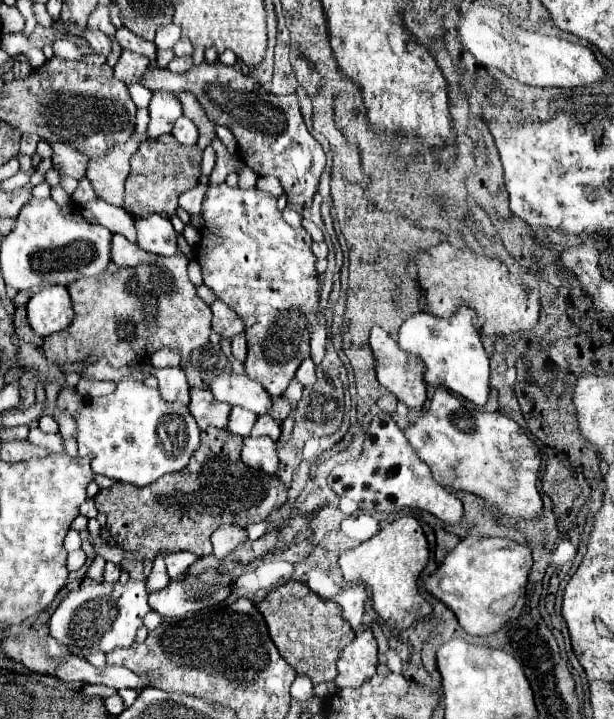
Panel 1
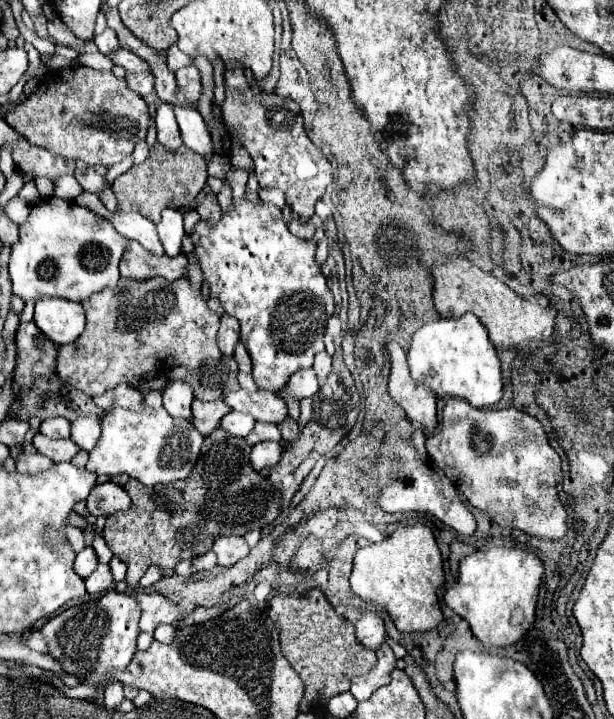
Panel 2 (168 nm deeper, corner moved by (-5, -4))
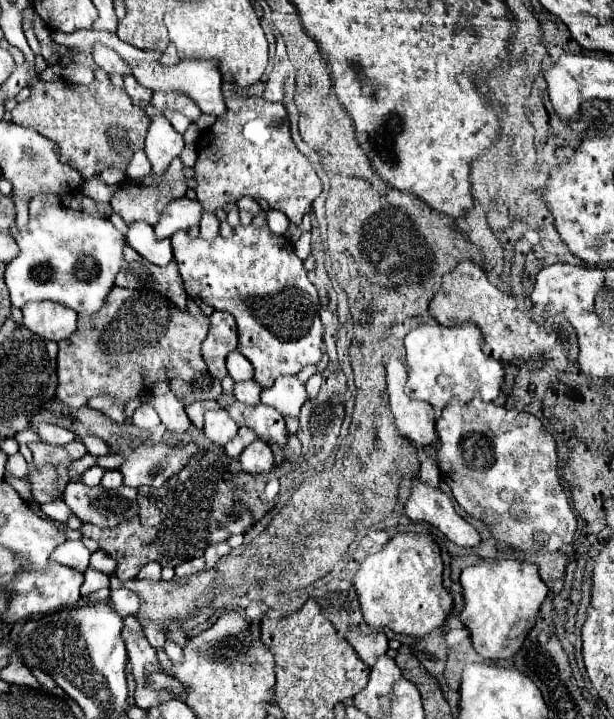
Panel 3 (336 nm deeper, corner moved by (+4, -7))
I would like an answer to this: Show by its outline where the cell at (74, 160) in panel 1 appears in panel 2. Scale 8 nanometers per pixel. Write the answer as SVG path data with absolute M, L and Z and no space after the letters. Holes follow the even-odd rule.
M77 162L75 178L83 186L83 190L101 194L103 188L109 186L107 180L105 180L105 172L107 172L105 166L87 166L85 162Z

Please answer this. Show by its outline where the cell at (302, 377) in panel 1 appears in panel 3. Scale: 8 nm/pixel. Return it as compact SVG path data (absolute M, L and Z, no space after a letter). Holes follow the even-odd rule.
M282 375L270 389L262 391L262 403L276 407L282 415L298 417L300 407L308 399L304 383L294 375Z

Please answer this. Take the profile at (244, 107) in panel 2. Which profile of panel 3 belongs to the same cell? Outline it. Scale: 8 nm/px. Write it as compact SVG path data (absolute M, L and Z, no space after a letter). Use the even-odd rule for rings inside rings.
M232 83L222 87L226 111L216 119L208 131L208 155L198 155L196 161L196 195L204 211L214 213L224 203L238 201L248 195L266 199L270 209L286 213L286 217L300 225L304 213L310 211L312 201L322 193L322 183L314 165L296 149L290 137L290 123L284 105L270 103L262 97L240 97Z

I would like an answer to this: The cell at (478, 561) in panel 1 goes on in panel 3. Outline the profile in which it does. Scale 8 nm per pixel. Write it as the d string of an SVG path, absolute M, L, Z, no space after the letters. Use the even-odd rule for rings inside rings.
M484 559L466 567L460 575L460 583L464 589L460 621L470 629L476 653L492 661L514 655L522 647L530 629L522 619L536 621L538 609L548 593L546 585L538 577L538 565L516 559Z

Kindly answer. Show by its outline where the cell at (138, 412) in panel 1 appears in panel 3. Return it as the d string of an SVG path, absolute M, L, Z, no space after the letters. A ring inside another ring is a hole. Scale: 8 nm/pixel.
M114 435L112 441L108 441L108 453L116 455L122 453L124 463L118 467L118 471L124 475L124 485L128 487L162 487L172 475L176 475L196 453L194 443L178 441L178 443L166 443L166 441L146 441L140 437L124 437Z

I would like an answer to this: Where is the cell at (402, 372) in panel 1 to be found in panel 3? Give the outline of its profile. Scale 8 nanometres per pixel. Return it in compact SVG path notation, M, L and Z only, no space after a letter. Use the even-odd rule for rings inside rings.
M390 357L386 363L386 383L390 397L390 411L394 415L398 433L414 441L418 447L436 445L436 429L434 429L434 411L430 403L412 401L404 393L406 383L406 367L400 359Z

